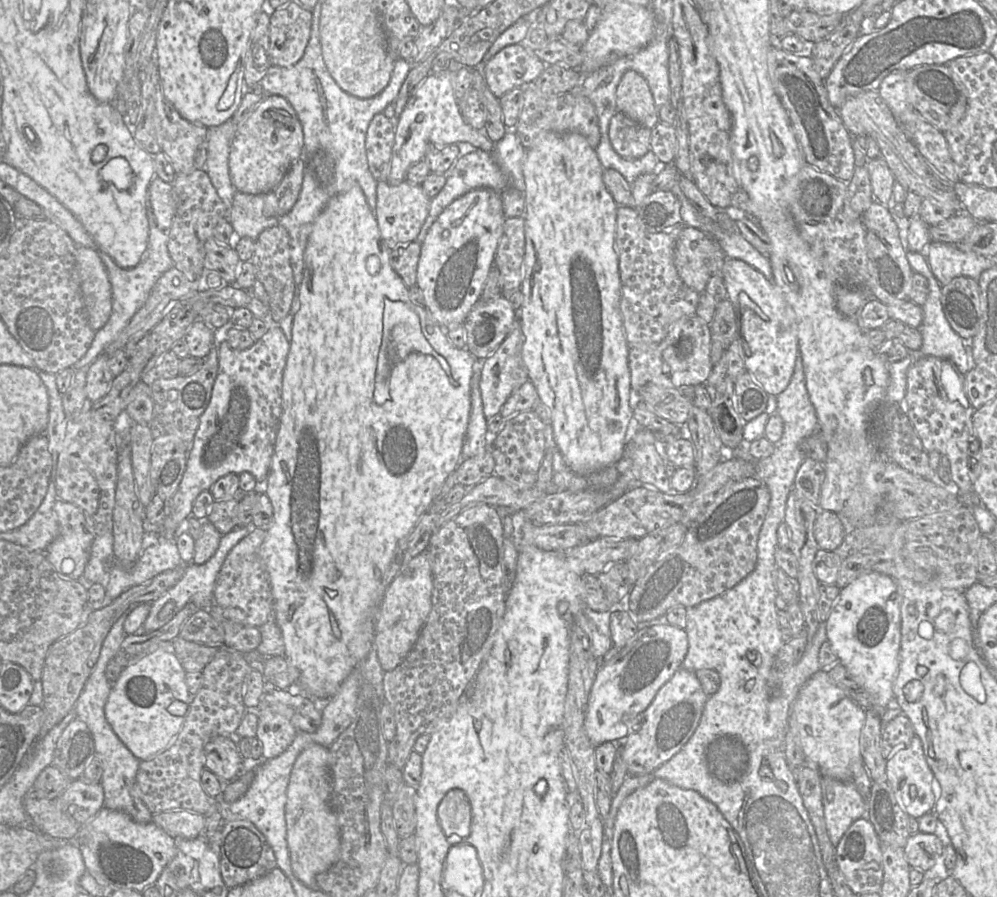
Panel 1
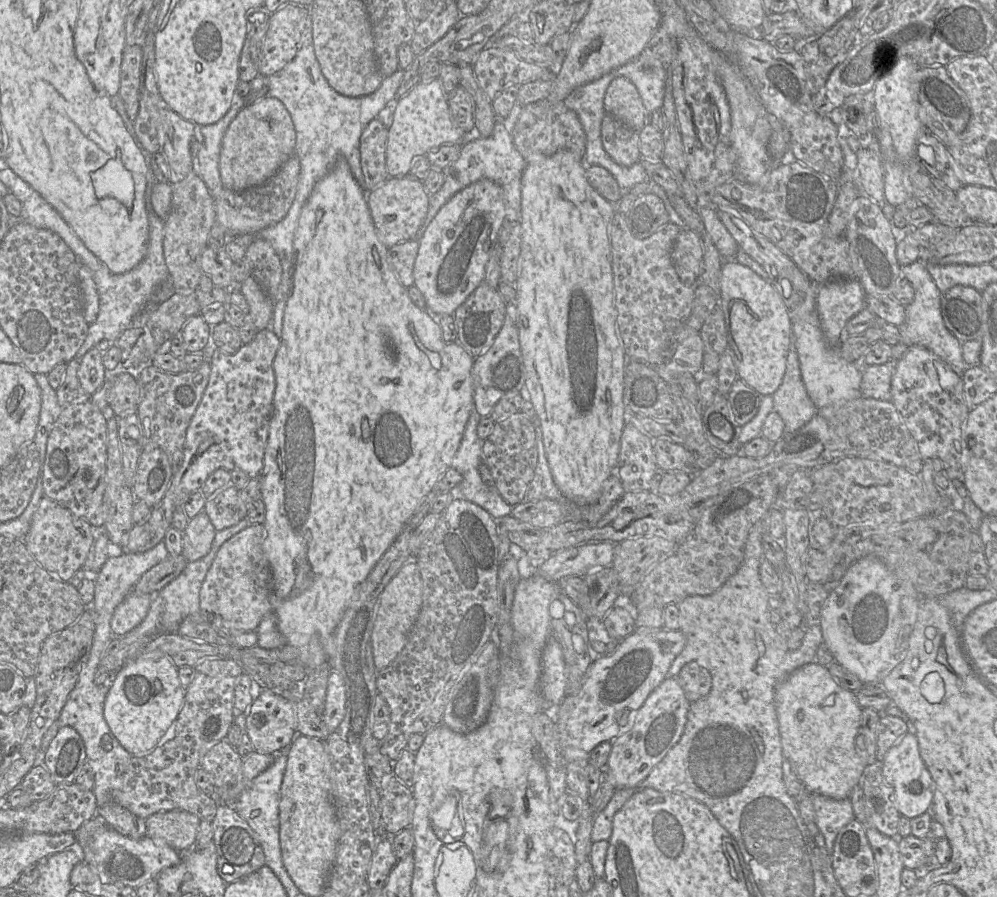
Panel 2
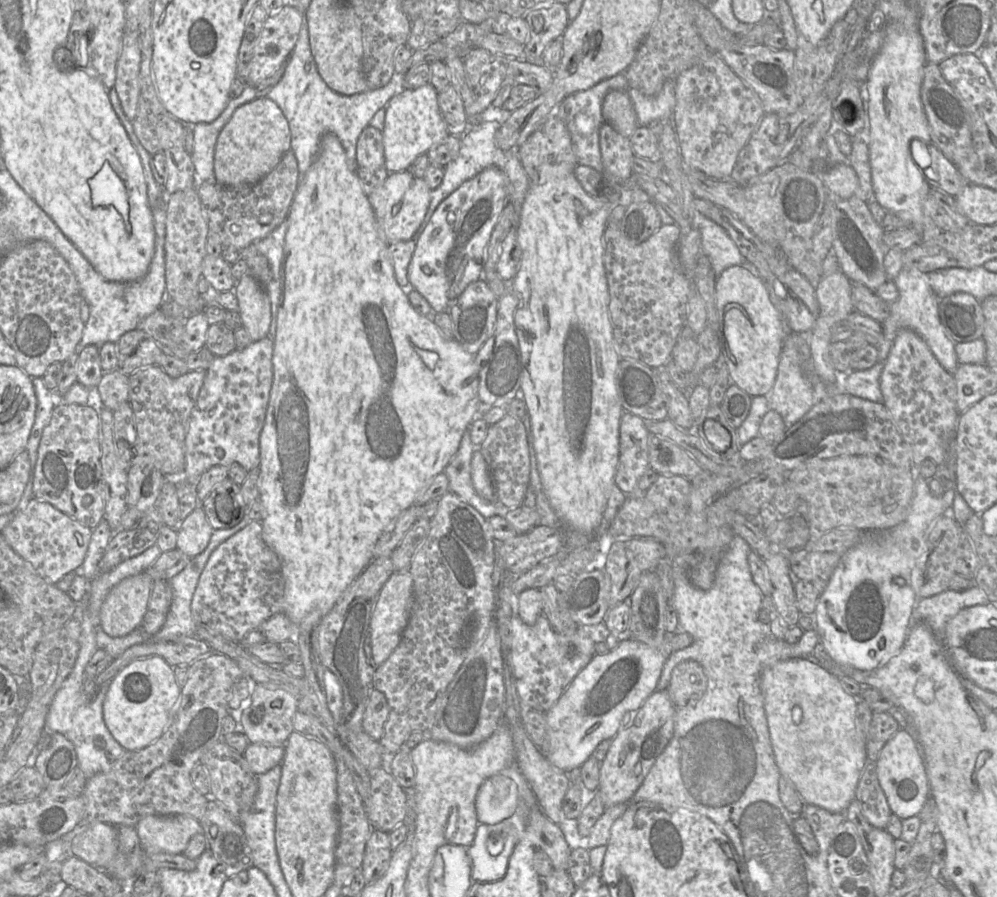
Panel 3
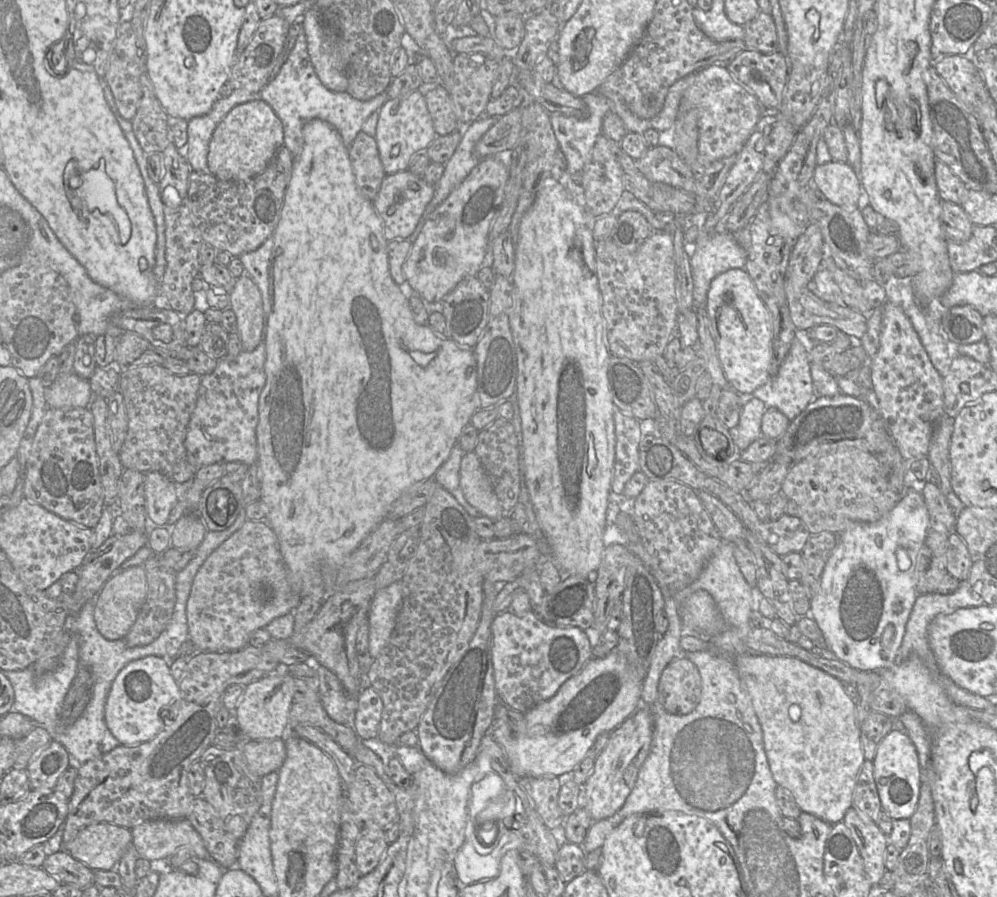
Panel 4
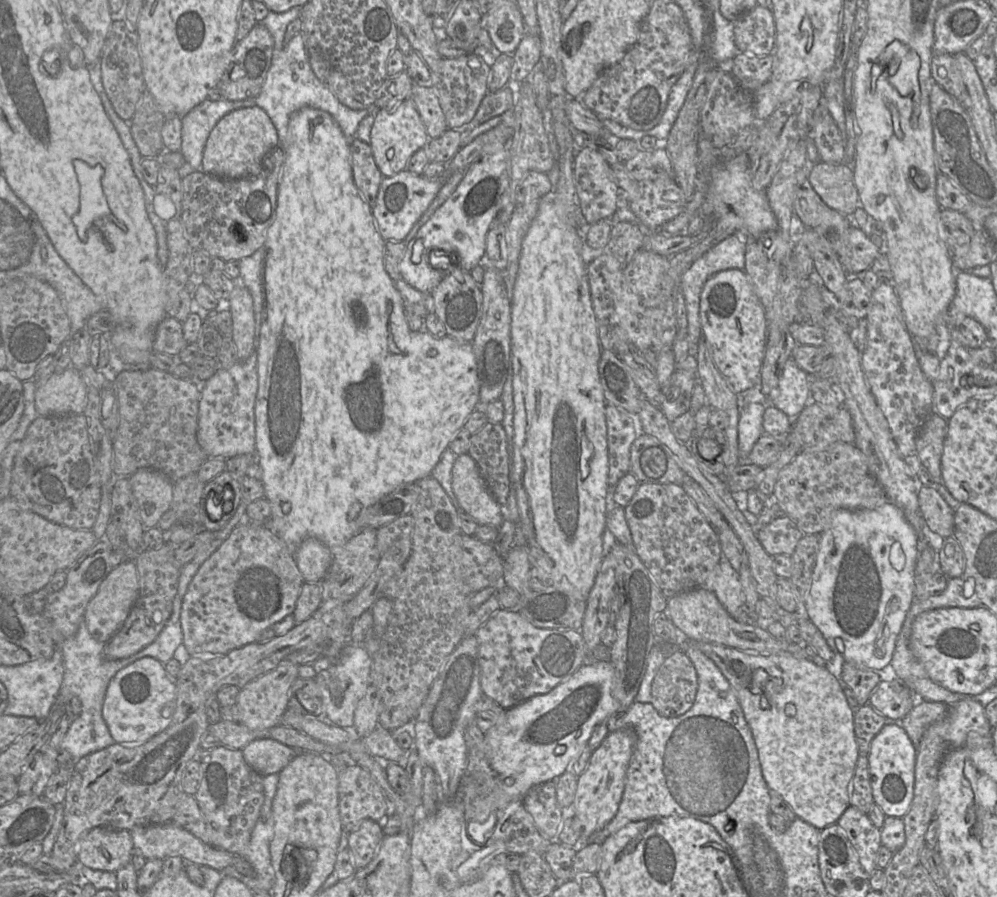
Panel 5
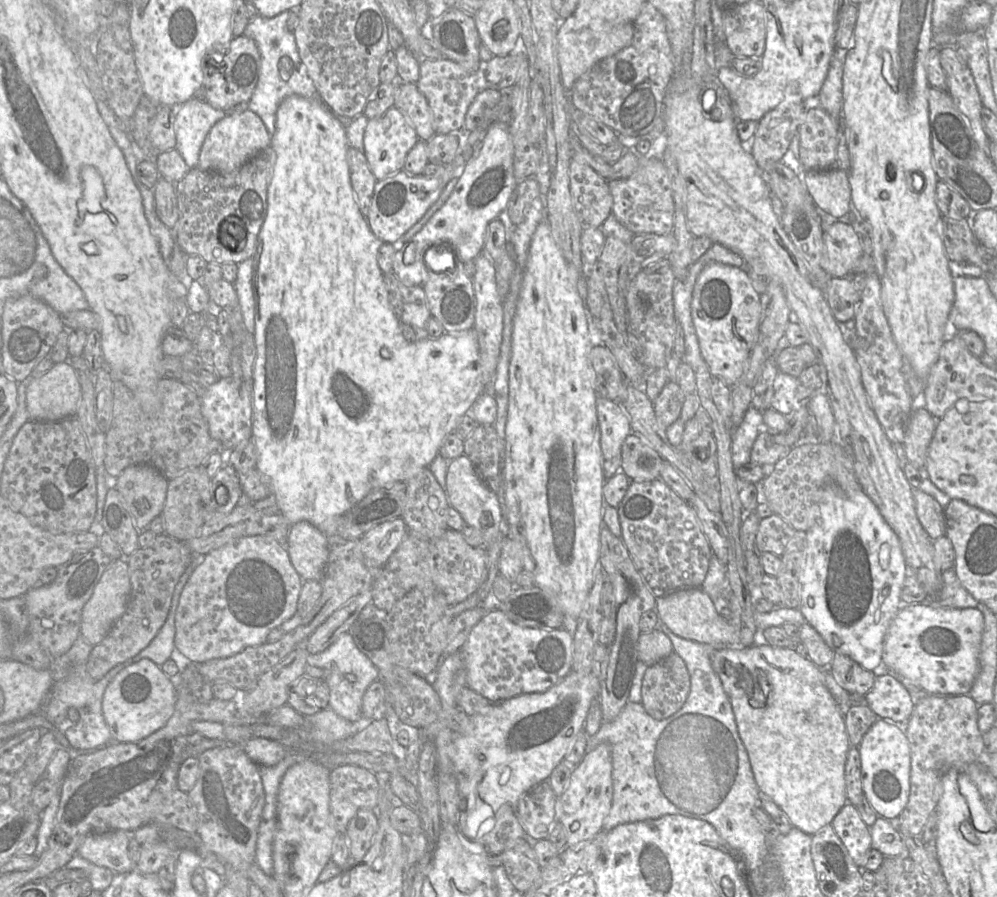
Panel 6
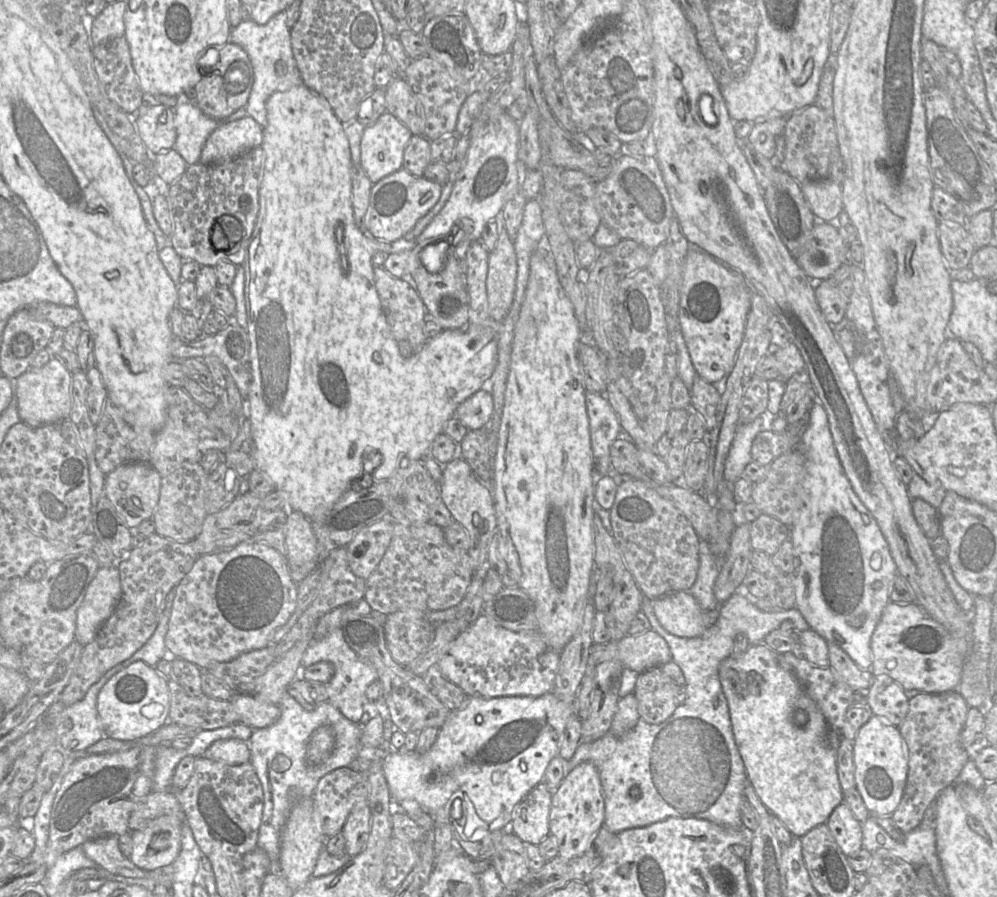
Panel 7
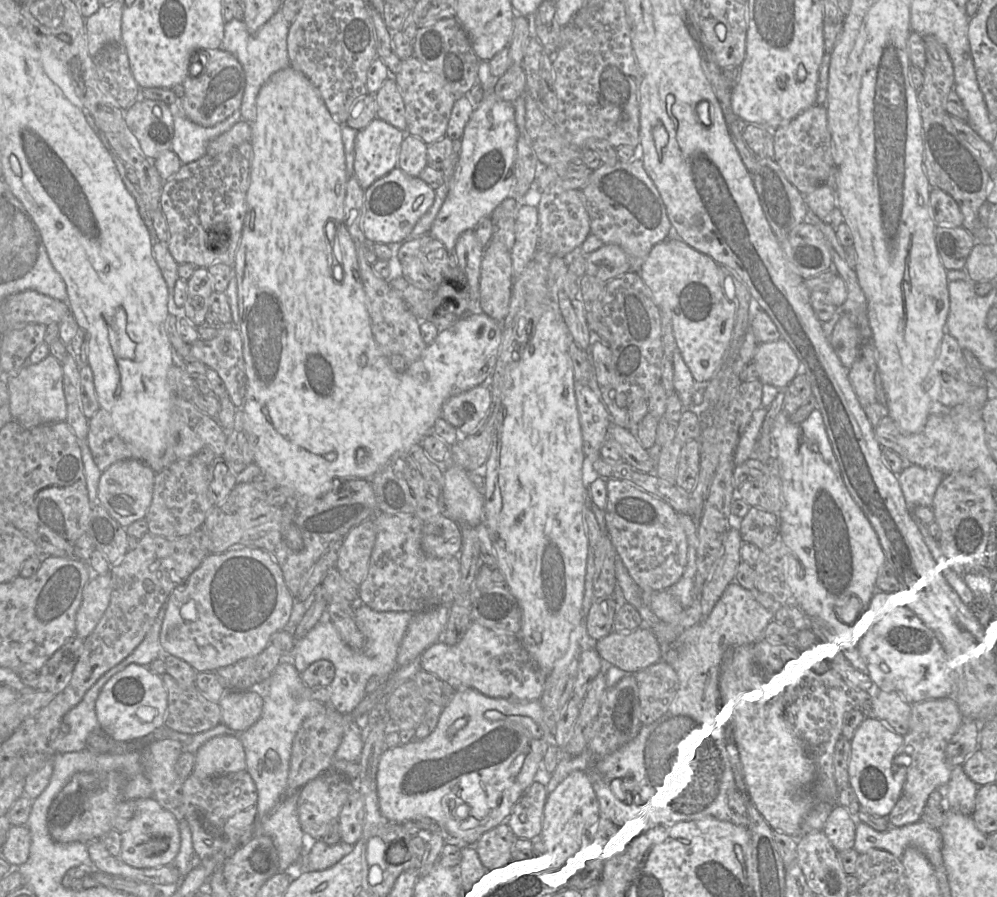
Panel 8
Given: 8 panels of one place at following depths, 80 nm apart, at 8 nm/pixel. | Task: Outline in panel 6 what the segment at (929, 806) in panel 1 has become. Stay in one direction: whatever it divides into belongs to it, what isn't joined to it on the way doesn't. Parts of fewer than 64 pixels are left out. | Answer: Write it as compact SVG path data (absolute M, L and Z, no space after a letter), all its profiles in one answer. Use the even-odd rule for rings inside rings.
M878 719L865 733L858 748L861 762L863 792L867 801L881 818L897 818L905 808L910 792L911 753L904 724L890 724Z

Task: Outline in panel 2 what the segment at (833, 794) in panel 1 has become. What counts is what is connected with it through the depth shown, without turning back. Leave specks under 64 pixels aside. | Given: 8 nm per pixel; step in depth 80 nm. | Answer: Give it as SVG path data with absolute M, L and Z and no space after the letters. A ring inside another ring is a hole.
M812 793L812 804L816 824L824 836L828 853L832 855L838 833L855 818L850 798L833 799Z

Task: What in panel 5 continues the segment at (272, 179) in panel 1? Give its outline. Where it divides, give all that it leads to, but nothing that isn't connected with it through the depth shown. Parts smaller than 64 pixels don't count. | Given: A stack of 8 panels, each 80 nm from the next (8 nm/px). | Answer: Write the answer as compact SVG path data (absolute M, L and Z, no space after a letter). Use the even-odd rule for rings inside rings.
M254 105L239 108L221 118L206 141L201 170L227 179L239 179L257 174L264 157L279 145L275 126L266 112Z

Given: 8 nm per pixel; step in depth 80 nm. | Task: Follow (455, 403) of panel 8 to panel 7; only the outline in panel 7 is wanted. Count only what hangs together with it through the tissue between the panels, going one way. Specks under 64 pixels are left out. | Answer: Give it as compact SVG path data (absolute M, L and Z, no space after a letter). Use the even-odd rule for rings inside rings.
M480 389L464 400L456 408L453 416L457 417L469 430L481 429L490 421L493 407L491 393Z

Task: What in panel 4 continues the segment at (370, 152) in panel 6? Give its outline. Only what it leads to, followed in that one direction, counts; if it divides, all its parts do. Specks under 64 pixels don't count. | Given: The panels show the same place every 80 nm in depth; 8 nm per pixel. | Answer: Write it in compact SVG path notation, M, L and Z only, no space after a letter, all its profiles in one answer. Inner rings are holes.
M419 90L397 99L388 99L379 109L374 138L387 175L408 170L411 159L425 151L436 137L424 95Z

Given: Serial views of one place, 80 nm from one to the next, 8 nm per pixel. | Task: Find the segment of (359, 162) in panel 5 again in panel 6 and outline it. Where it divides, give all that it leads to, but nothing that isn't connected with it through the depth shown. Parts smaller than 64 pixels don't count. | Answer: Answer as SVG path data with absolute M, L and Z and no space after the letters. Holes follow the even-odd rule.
M350 147L348 150L348 164L351 185L359 210L366 217L377 179L373 175L363 151Z

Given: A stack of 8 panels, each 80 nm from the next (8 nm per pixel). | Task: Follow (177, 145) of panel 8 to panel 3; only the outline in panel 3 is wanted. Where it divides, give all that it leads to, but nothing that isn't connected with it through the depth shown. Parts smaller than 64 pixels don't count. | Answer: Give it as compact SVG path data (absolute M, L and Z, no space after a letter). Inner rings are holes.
M245 86L242 94L229 99L222 113L210 123L197 123L192 126L194 147L191 160L197 181L214 179L214 151L218 135L229 121L234 111L256 97L255 88Z

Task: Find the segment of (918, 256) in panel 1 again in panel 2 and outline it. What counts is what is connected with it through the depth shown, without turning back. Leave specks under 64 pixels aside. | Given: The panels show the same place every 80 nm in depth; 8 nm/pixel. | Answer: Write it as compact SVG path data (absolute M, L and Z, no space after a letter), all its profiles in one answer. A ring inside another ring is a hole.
M917 260L902 267L902 278L912 285L915 295L913 302L905 306L906 317L904 323L899 326L901 342L892 346L893 360L900 359L909 346L920 346L928 349L944 361L952 372L961 377L967 365L962 355L962 342L960 342L945 326L941 314L941 295L926 264Z

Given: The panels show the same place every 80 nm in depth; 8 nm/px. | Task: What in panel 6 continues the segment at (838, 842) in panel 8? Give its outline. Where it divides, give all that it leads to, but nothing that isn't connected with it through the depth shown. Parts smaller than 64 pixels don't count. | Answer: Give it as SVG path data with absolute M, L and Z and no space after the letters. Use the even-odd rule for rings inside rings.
M846 803L834 817L831 825L857 866L863 868L866 853L871 847L870 827L860 817L857 808Z

